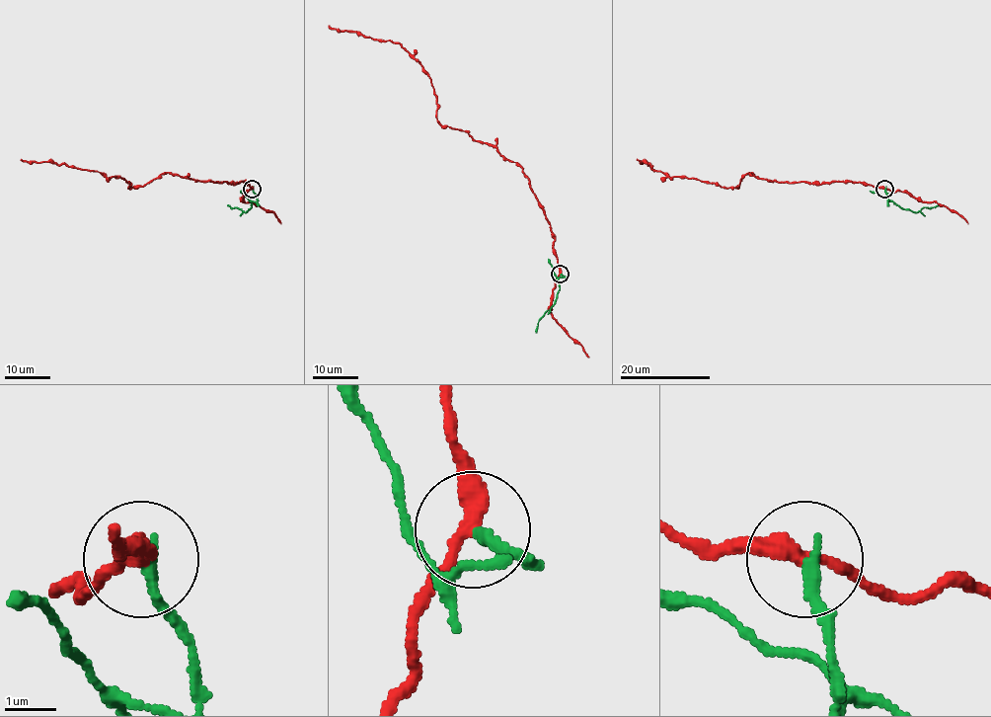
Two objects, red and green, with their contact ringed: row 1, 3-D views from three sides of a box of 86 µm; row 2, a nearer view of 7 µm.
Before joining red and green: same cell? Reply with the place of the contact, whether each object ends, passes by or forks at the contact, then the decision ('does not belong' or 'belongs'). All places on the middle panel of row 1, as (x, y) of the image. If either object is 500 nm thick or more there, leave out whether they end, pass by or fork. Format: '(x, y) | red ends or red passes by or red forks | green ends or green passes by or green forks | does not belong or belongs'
(560, 274) | red passes by | green ends | does not belong

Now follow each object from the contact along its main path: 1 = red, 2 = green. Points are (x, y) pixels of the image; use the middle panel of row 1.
1: (561, 275), (555, 235), (523, 169), (496, 149), (438, 121), (431, 80), (399, 43), (338, 31), (329, 26)
2: (561, 275), (565, 277), (558, 278), (559, 289), (555, 302), (539, 321), (535, 332)

